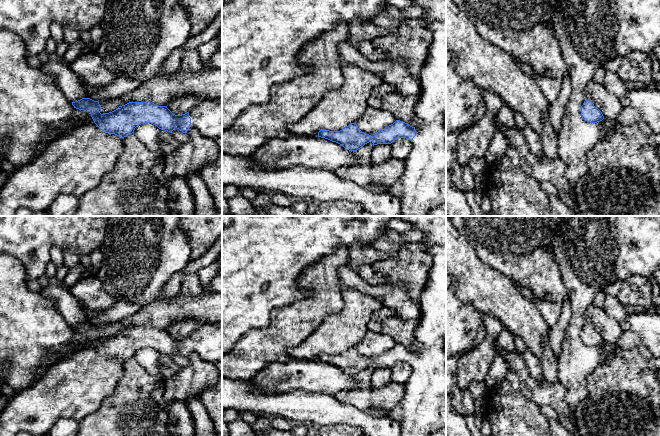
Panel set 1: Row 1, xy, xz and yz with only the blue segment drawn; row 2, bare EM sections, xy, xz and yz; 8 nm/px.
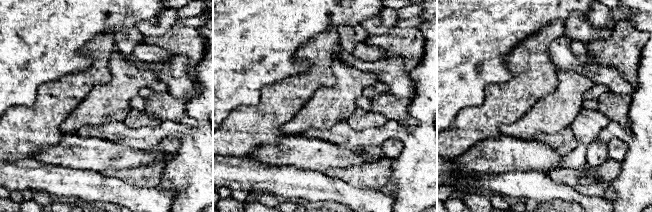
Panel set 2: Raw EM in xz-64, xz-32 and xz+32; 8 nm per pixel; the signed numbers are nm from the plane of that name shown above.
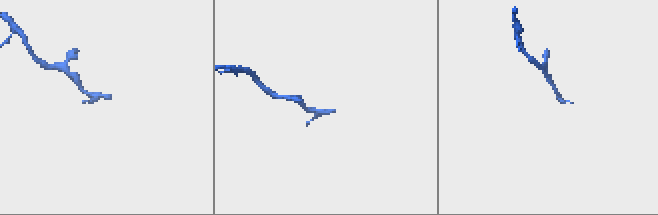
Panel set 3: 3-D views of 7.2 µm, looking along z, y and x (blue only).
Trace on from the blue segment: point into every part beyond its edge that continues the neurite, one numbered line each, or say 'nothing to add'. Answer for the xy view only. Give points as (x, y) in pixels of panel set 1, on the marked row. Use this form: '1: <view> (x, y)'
1: xy (206, 117)

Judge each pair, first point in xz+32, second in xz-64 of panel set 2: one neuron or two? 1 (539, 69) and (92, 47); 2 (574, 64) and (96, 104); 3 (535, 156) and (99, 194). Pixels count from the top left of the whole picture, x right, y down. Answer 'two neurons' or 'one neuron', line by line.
1: one neuron
2: two neurons
3: two neurons

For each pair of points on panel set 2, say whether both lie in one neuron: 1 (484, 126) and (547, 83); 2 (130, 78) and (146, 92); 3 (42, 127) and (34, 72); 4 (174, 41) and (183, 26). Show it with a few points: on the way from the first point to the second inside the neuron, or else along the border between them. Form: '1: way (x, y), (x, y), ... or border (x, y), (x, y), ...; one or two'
1: way (500, 110), (531, 83); one
2: border (157, 80), (144, 86), (138, 94); two
3: border (58, 78), (42, 83), (32, 104), (20, 105); two
4: way (178, 37), (183, 30); one

